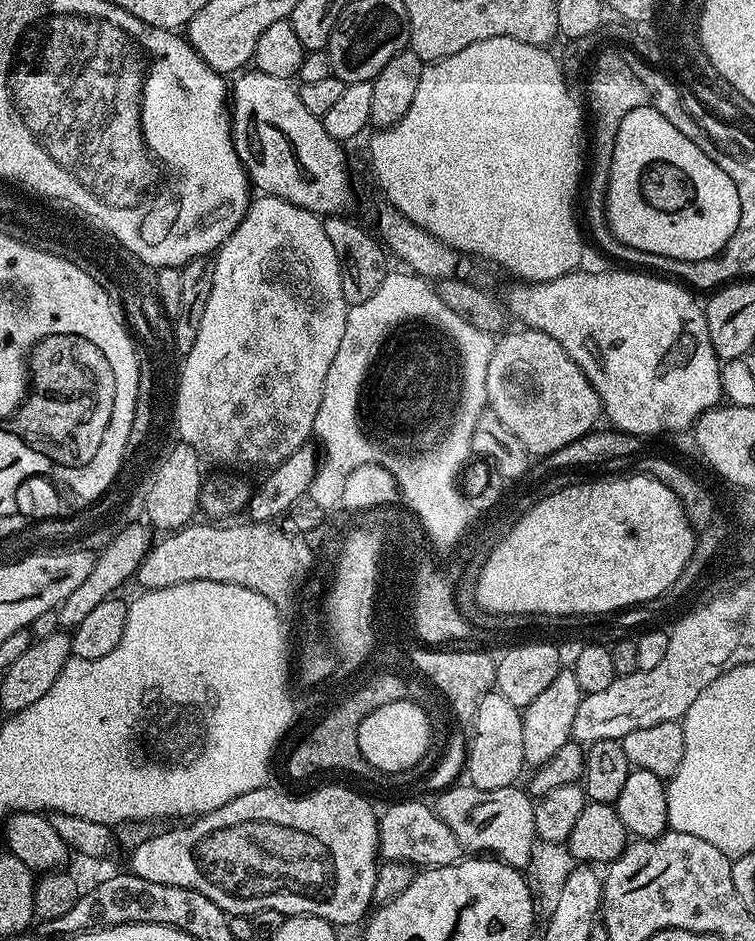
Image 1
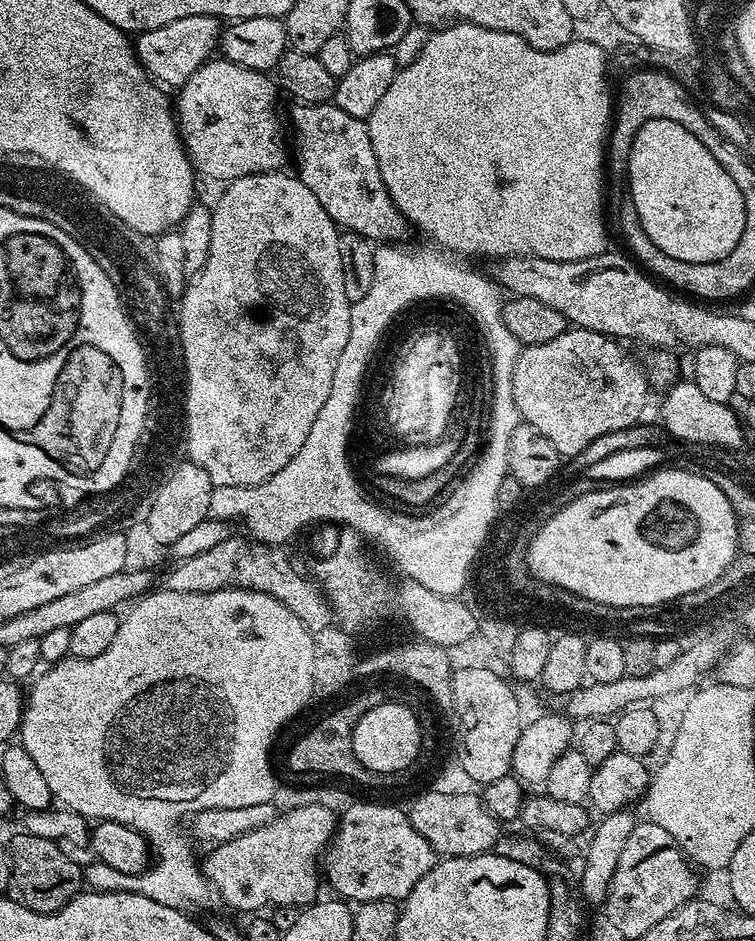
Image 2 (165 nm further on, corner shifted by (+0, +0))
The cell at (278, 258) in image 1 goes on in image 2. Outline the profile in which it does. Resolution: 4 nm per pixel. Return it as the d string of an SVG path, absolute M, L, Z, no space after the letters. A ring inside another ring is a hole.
M287 171L278 172L256 172L252 176L246 178L238 178L231 181L227 185L228 188L220 196L220 201L214 204L212 208L212 233L210 234L210 258L206 258L206 266L202 266L202 270L195 273L191 277L190 283L185 287L183 296L179 297L178 313L184 318L184 340L188 349L188 366L191 373L191 392L188 394L188 417L191 419L191 455L190 458L194 464L202 466L202 470L206 470L206 474L210 474L210 482L218 488L222 486L254 486L266 482L274 474L278 474L278 470L282 470L282 466L286 466L286 462L290 462L290 458L294 458L294 454L298 454L298 450L302 450L302 442L306 442L306 438L310 438L310 429L314 427L314 422L318 419L319 412L326 402L326 397L330 395L330 386L334 382L334 370L338 367L338 357L342 354L342 350L346 350L346 342L350 342L350 314L352 304L346 298L346 289L342 283L342 257L338 250L338 242L340 241L341 229L336 227L335 222L330 218L330 214L326 214L326 210L322 210L322 205L318 203L318 198L314 198L314 193L301 182L299 175L291 174L287 176Z

